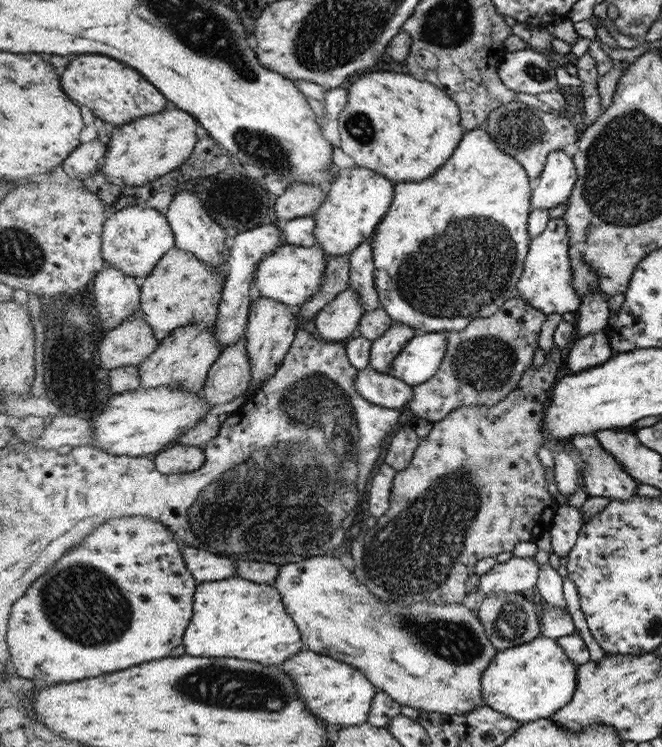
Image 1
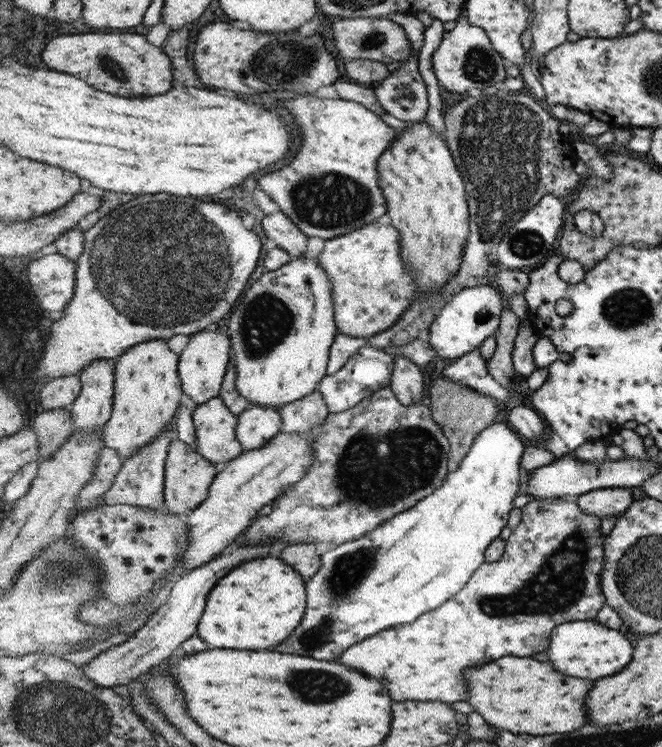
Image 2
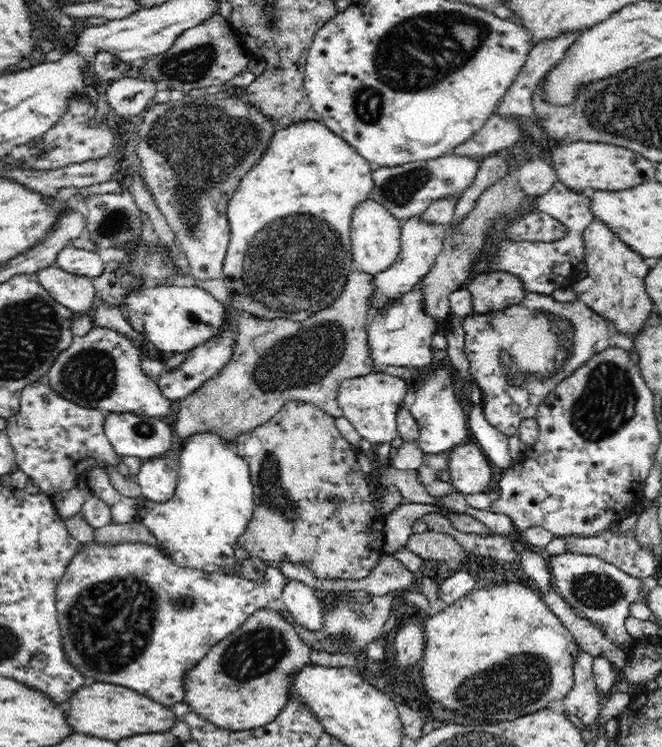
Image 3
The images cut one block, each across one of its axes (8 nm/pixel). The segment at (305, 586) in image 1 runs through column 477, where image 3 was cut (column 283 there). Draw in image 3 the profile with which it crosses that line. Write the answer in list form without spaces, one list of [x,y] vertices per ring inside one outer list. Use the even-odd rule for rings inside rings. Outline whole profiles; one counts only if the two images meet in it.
[[[262,607],[256,609],[256,612],[253,612],[245,621],[243,625],[240,625],[240,628],[237,628],[232,634],[229,634],[220,640],[218,644],[215,644],[210,651],[207,652],[207,655],[204,656],[202,660],[190,672],[187,672],[186,686],[188,686],[186,702],[182,700],[182,703],[186,703],[190,707],[192,712],[200,712],[200,716],[208,716],[208,720],[212,720],[212,724],[219,725],[220,728],[235,729],[236,731],[246,731],[252,728],[258,728],[265,726],[266,724],[272,723],[272,720],[276,720],[276,717],[283,711],[283,708],[286,706],[288,698],[288,692],[291,691],[291,688],[294,686],[294,676],[304,669],[309,662],[310,649],[302,639],[300,635],[296,632],[296,625],[292,624],[287,617],[284,617],[280,612],[270,609],[268,607]]]

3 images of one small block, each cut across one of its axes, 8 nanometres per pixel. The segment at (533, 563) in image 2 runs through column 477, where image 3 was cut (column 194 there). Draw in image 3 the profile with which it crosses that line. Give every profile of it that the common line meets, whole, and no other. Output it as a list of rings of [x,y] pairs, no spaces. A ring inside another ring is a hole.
[[[94,540],[81,544],[79,551],[72,558],[70,564],[64,572],[62,580],[56,586],[56,610],[59,627],[61,630],[61,640],[65,658],[68,662],[86,678],[94,682],[108,682],[108,684],[120,684],[121,687],[132,688],[136,692],[153,697],[160,704],[171,706],[182,703],[187,690],[184,688],[184,680],[187,672],[190,672],[196,664],[207,655],[215,644],[224,640],[226,636],[232,634],[256,609],[267,607],[274,599],[280,598],[284,587],[287,586],[289,578],[275,568],[268,568],[262,582],[249,580],[244,576],[234,577],[232,574],[205,574],[204,571],[194,571],[192,568],[178,567],[172,563],[168,556],[154,544],[142,542],[122,542],[122,544],[98,544]]]

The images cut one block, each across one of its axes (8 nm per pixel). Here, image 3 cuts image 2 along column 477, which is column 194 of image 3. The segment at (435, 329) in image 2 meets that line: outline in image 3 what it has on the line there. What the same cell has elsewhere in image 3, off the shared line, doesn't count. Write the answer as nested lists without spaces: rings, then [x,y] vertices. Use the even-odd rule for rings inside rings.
[[[161,285],[157,288],[135,289],[131,291],[125,299],[125,308],[127,308],[127,320],[138,331],[142,333],[154,346],[164,353],[173,352],[186,353],[194,348],[208,343],[211,339],[218,339],[224,330],[231,326],[232,317],[229,317],[226,304],[218,302],[208,292],[194,285]]]

